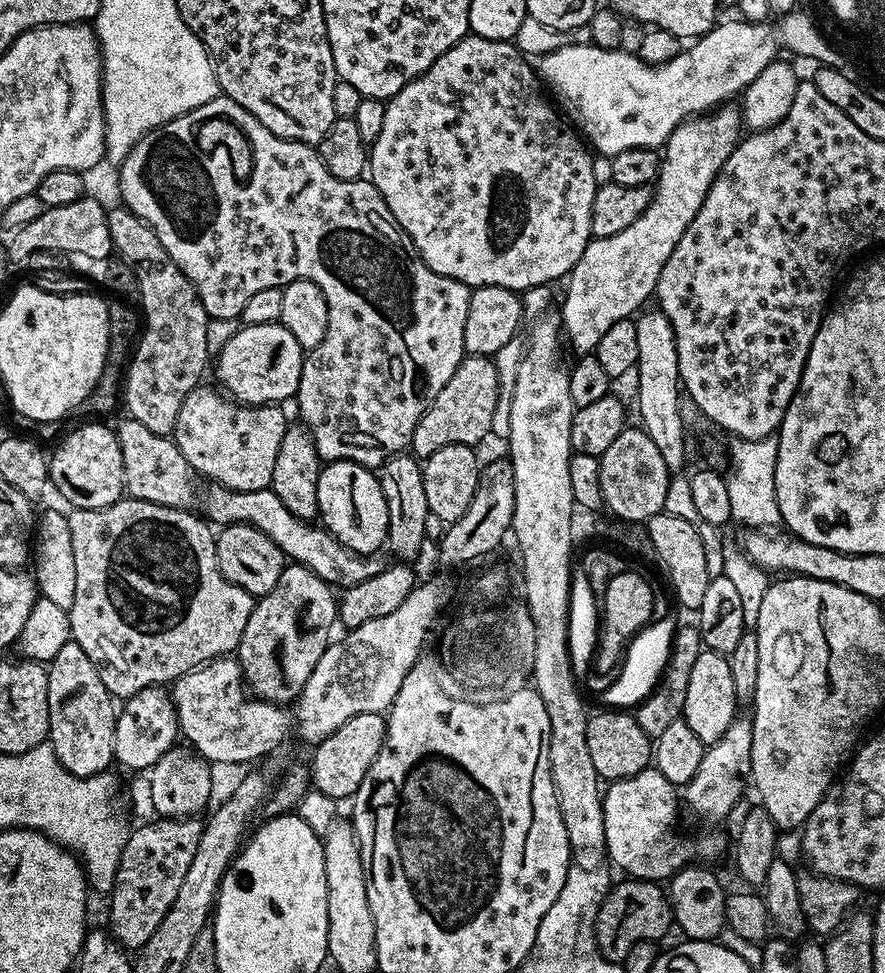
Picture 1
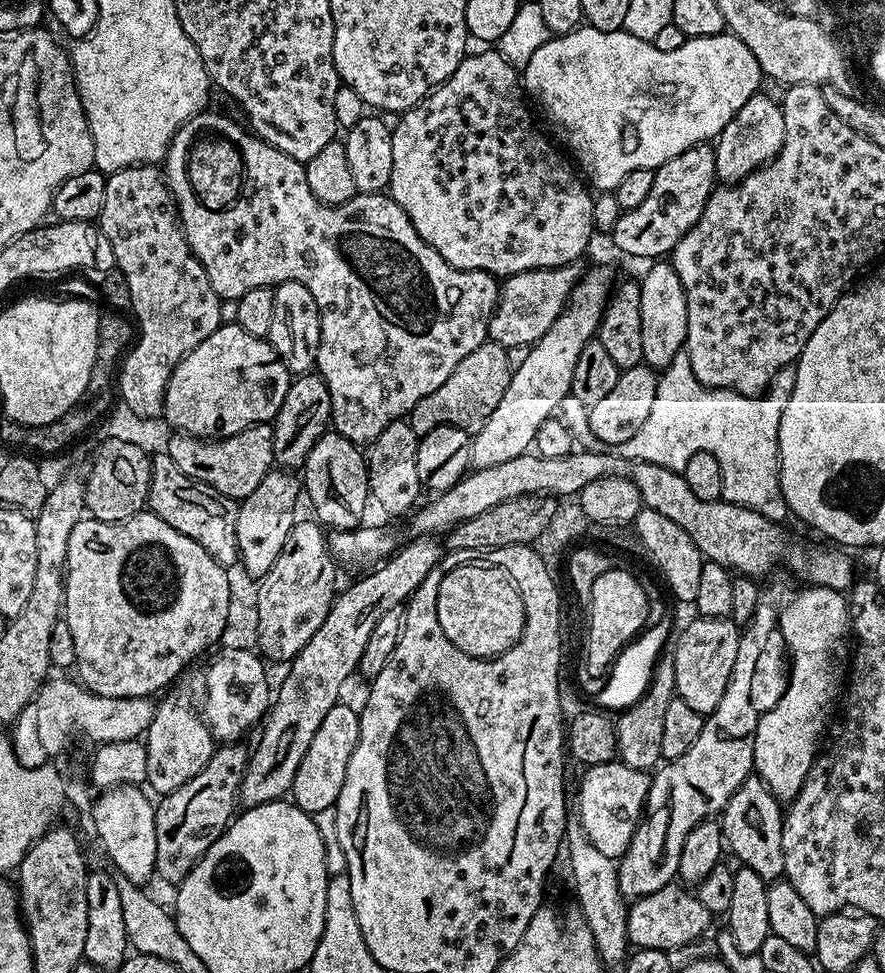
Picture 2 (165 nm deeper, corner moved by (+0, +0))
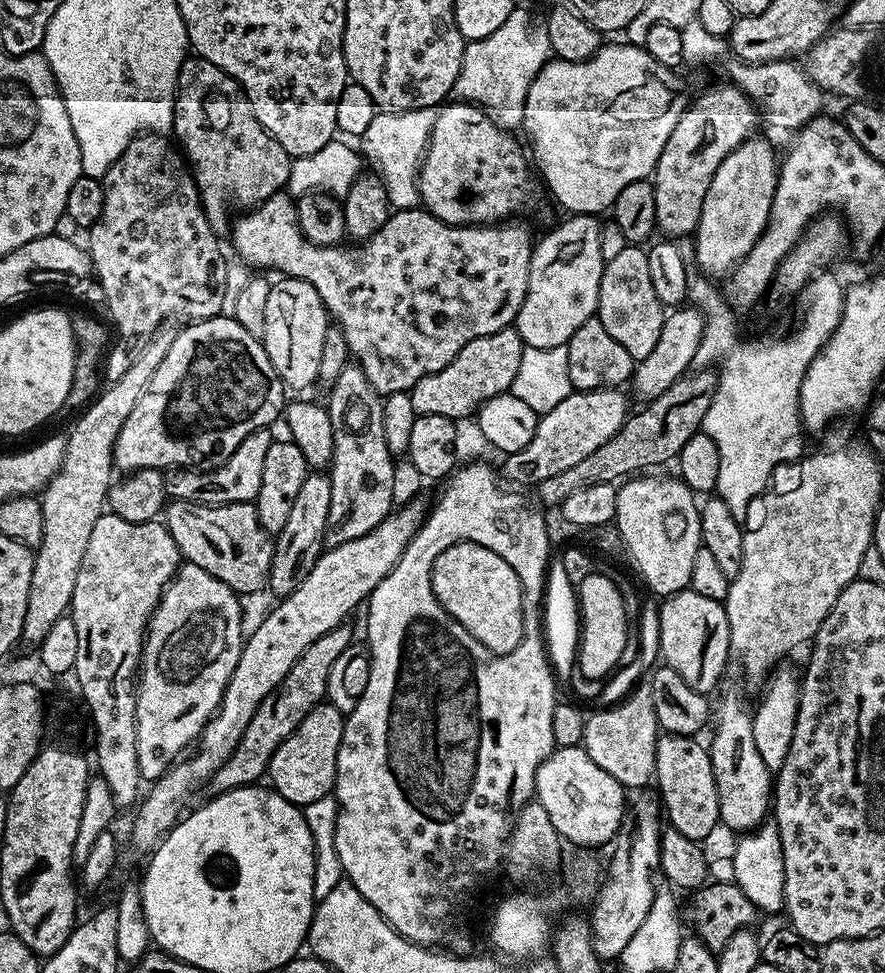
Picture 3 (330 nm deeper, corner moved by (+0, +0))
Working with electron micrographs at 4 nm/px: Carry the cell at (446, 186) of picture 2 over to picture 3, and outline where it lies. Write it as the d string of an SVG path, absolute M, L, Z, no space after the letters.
M445 103L437 111L428 146L424 149L424 159L420 162L420 204L442 222L461 226L508 222L519 217L516 216L519 212L534 211L543 202L544 196L546 200L546 192L530 167L525 145L520 145L512 136L515 135L509 129L498 127L488 113L477 105Z

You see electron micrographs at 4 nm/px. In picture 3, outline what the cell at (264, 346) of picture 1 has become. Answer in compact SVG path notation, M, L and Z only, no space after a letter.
M218 315L210 317L209 320L198 320L189 323L181 328L184 329L179 329L176 332L170 350L166 350L166 358L162 358L158 370L154 370L154 378L150 378L150 382L144 393L141 394L139 402L134 406L134 410L130 410L130 418L126 418L122 430L118 430L118 438L114 442L114 450L112 451L112 463L119 471L121 468L121 473L137 472L139 468L158 468L161 470L169 468L211 470L217 468L228 461L230 454L234 454L234 450L238 450L242 438L246 438L251 432L259 428L275 425L275 420L279 421L281 419L286 407L286 399L284 400L284 395L286 395L285 386L280 381L279 374L274 370L263 343L255 340L250 334L246 334L246 330L242 330L242 326L238 326L236 320Z

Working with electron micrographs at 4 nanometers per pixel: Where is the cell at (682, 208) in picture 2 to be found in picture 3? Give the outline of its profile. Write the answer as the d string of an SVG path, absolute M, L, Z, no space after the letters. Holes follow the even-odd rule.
M725 82L721 88L712 88L693 99L680 116L674 134L656 163L654 206L656 227L668 238L680 238L695 233L696 223L706 198L706 190L726 154L735 150L743 140L757 131L758 109L742 90ZM756 128L756 129L755 129Z

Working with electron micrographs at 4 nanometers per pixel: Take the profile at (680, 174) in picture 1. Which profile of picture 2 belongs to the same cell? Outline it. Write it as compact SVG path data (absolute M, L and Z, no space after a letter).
M592 268L589 272L587 269L581 275L580 281L572 288L572 297L558 314L554 326L550 326L550 330L546 330L546 334L542 334L542 338L531 345L522 366L512 370L510 386L506 386L502 402L494 406L494 414L490 414L480 431L472 436L473 469L510 462L510 458L525 455L535 445L538 426L553 419L560 403L571 393L574 362L578 362L582 346L589 344L599 333L600 319L613 287L614 279L612 280L612 272L608 268Z

